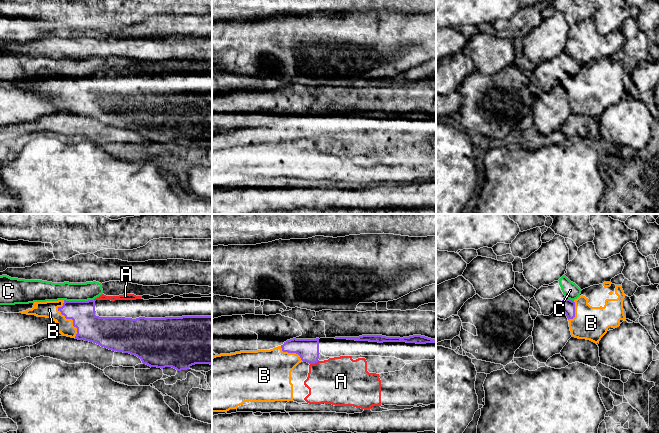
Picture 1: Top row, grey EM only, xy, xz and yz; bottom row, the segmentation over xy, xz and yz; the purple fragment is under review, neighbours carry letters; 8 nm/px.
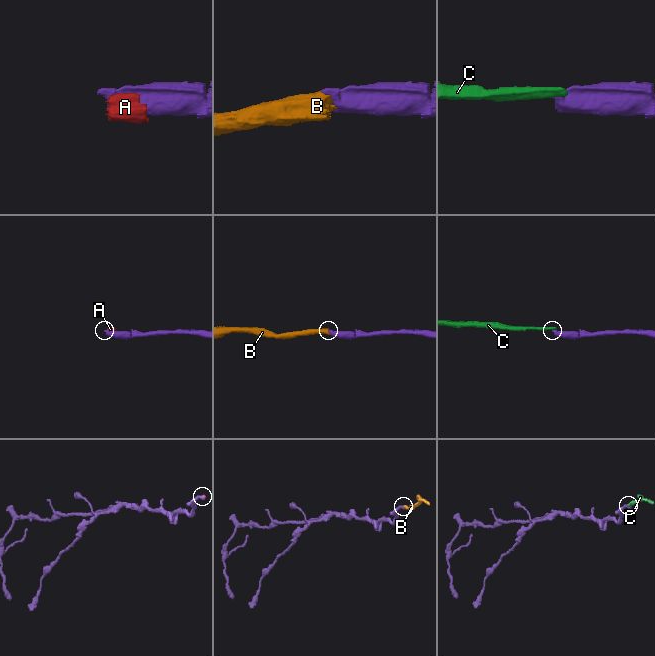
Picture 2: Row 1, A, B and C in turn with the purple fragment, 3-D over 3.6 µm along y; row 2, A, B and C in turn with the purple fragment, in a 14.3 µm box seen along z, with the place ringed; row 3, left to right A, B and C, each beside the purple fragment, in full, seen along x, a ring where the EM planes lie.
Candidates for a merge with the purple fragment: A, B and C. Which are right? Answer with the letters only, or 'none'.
A, B

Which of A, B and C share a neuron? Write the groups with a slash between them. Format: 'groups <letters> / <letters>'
groups A B / C

